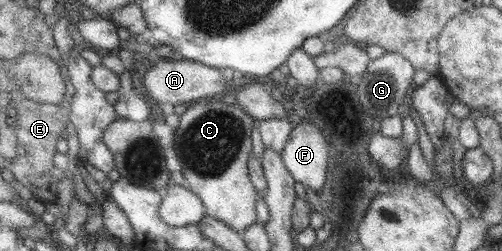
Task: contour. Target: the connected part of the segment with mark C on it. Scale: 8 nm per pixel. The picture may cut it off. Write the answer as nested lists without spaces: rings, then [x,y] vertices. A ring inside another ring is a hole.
[[[222,102],[194,104],[179,116],[179,119],[180,125],[173,132],[173,148],[181,164],[182,176],[190,185],[189,192],[198,196],[204,206],[204,214],[222,221],[224,225],[242,235],[244,229],[258,219],[255,204],[259,194],[252,187],[246,164],[251,152],[250,137],[255,120],[233,102],[232,106]]]

